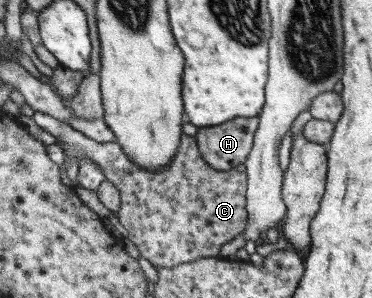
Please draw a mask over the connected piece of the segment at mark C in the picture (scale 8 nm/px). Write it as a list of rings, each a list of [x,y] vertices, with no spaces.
[[[35,111],[35,115],[33,115],[32,119],[35,120],[35,122],[43,128],[43,130],[47,130],[51,136],[55,136],[56,140],[58,140],[58,145],[64,150],[64,154],[67,154],[69,158],[75,158],[77,161],[79,161],[80,158],[90,158],[95,164],[97,164],[97,166],[100,166],[104,177],[111,182],[113,186],[116,186],[119,189],[121,207],[115,216],[117,216],[117,219],[121,225],[123,225],[123,227],[127,230],[127,234],[129,235],[128,238],[138,248],[140,256],[154,265],[154,267],[159,269],[178,270],[184,265],[195,262],[195,260],[199,260],[199,258],[207,259],[211,257],[219,257],[219,250],[221,250],[221,247],[225,243],[231,242],[234,238],[237,238],[237,236],[244,233],[246,230],[246,222],[248,220],[246,202],[246,166],[244,163],[241,163],[240,165],[235,166],[235,168],[226,171],[215,170],[212,166],[209,166],[209,164],[207,164],[205,159],[201,156],[196,137],[183,133],[183,136],[181,137],[181,144],[179,145],[175,156],[172,158],[172,161],[162,169],[150,171],[149,169],[142,169],[139,165],[136,165],[135,162],[133,162],[123,152],[122,146],[116,140],[106,143],[95,142],[92,138],[87,138],[83,133],[73,130],[71,125],[61,122],[48,114],[43,114],[42,112]]]

